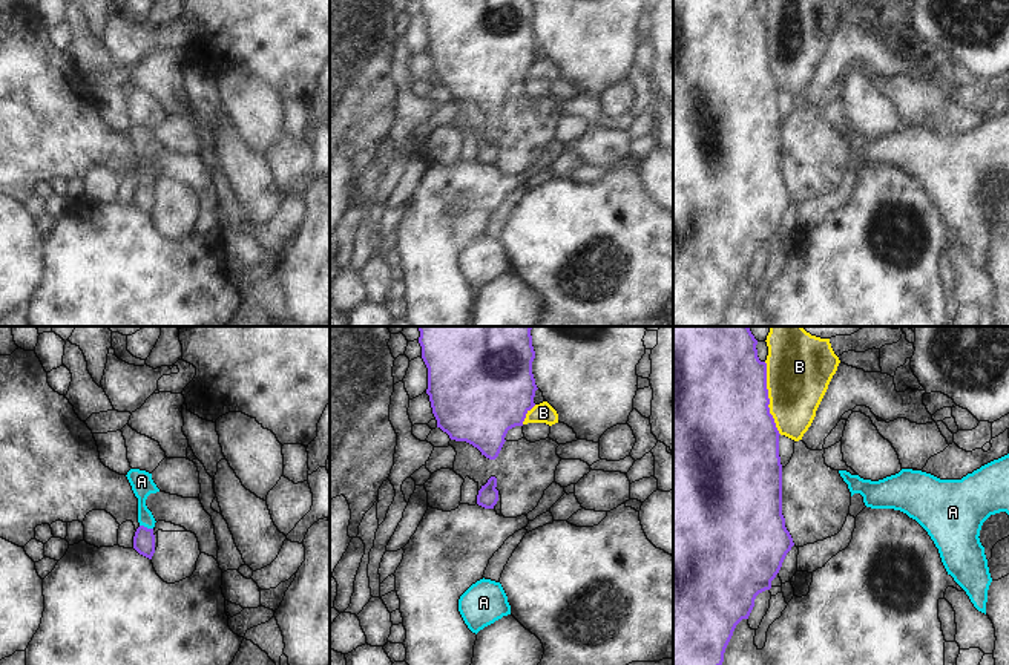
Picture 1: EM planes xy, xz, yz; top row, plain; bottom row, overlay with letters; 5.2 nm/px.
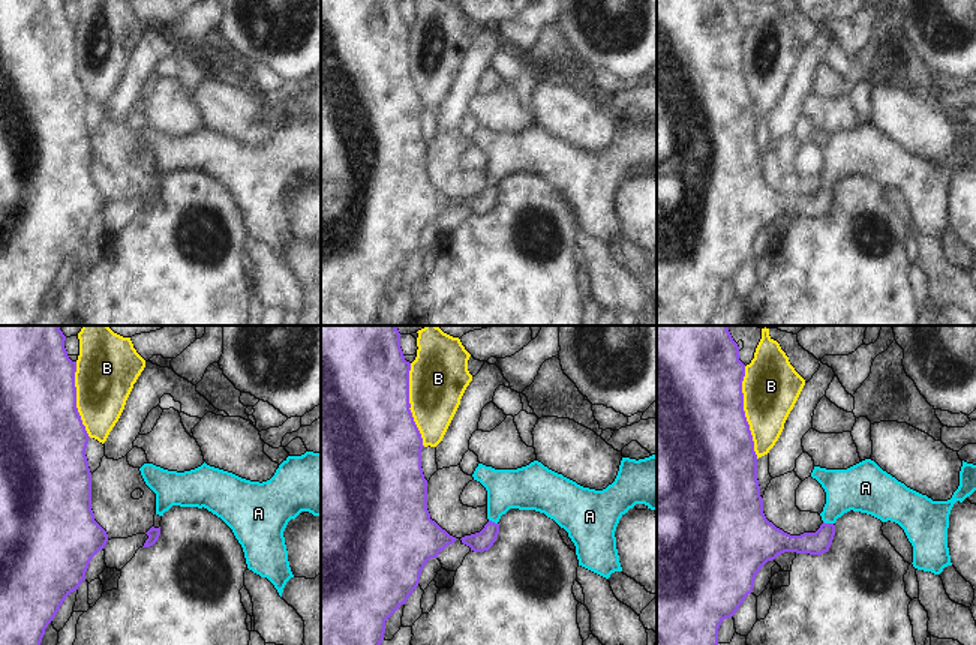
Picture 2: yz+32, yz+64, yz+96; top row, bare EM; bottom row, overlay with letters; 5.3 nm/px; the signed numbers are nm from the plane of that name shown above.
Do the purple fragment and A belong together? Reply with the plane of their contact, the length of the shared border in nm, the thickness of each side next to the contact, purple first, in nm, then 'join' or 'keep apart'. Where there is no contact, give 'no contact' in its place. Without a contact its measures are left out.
xy | 80 nm | 110/120 nm | join

